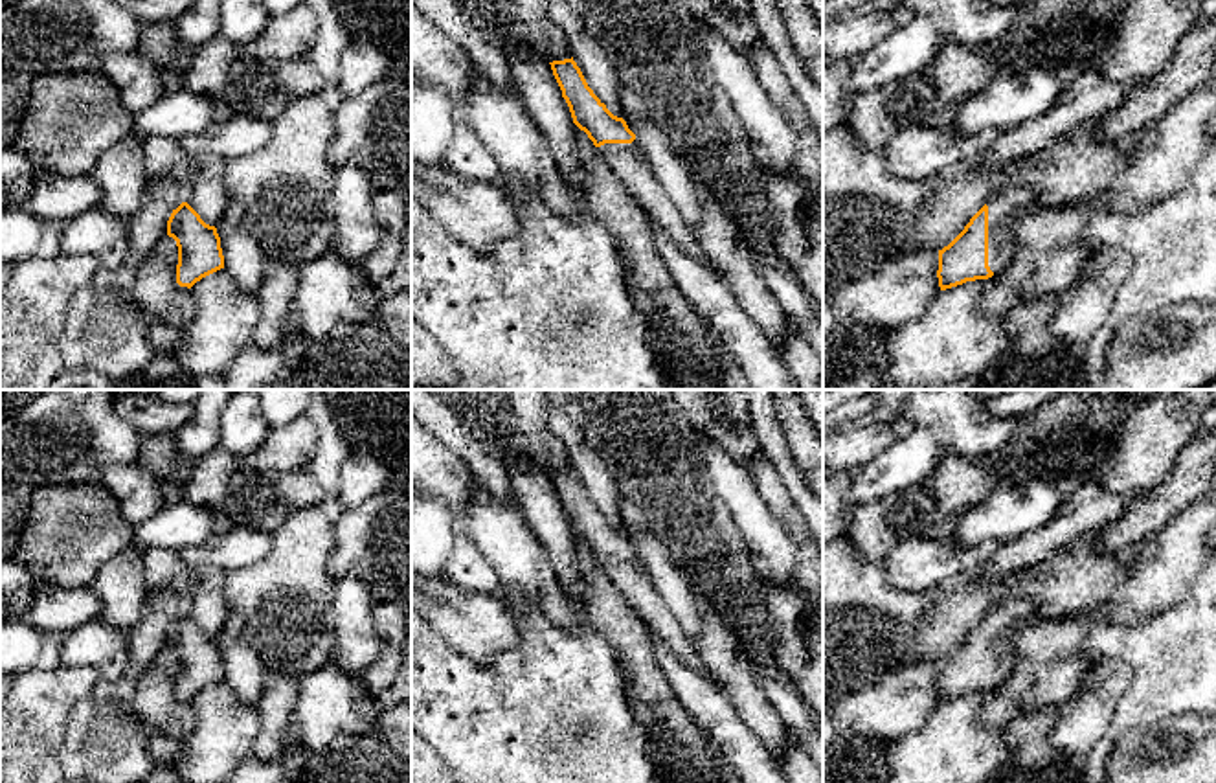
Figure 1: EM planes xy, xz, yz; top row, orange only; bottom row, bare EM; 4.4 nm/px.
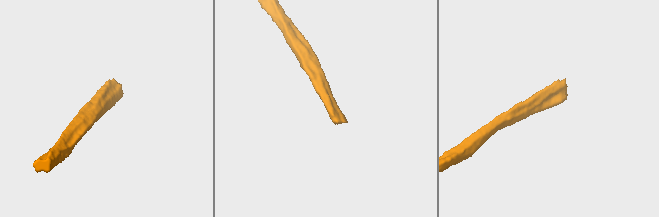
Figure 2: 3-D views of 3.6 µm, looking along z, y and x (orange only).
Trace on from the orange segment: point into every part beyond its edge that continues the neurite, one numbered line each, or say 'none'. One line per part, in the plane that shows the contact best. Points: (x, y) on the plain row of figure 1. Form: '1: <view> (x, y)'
1: yz (1005, 620)

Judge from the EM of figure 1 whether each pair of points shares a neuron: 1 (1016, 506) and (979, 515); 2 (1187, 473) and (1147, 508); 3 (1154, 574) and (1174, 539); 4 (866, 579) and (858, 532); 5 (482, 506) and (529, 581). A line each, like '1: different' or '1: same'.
1: same
2: same
3: same
4: different
5: same

